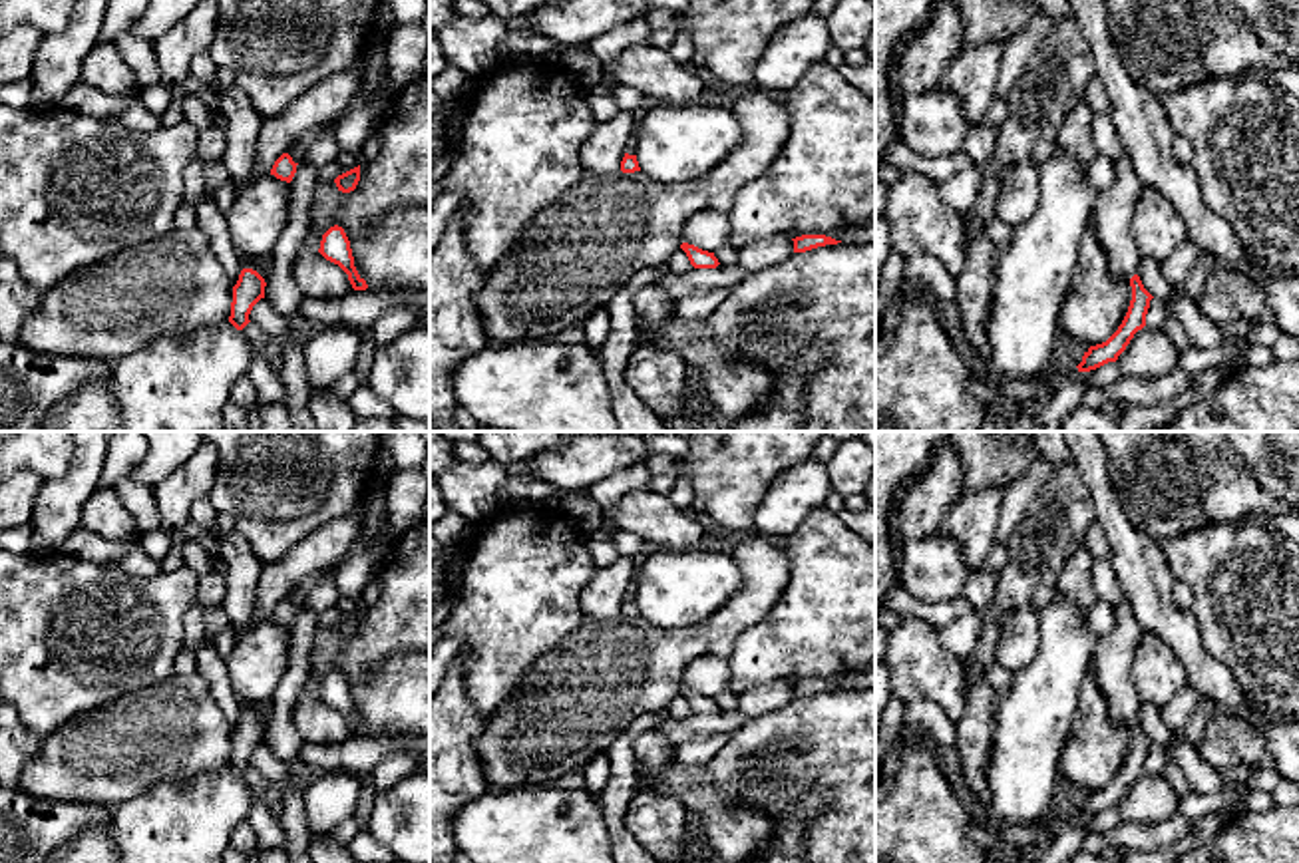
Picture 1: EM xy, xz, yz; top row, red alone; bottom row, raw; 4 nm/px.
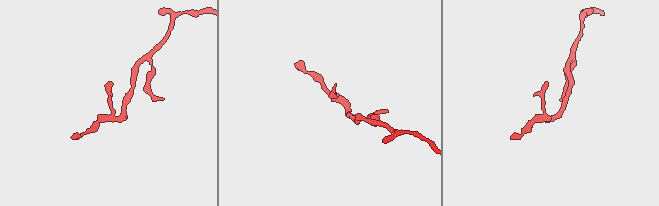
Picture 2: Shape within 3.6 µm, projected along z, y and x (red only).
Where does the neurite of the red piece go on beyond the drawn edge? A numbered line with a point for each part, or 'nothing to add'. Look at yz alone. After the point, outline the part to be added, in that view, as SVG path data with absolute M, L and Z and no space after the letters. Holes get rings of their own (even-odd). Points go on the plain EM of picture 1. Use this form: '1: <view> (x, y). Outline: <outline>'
nothing to add

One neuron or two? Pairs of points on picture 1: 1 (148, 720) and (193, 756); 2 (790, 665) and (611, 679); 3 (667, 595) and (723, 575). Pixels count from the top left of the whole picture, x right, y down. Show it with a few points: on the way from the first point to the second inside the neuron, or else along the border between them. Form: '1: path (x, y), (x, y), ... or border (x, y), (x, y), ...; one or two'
1: path (160, 732), (170, 732), (182, 744); one
2: border (756, 621), (741, 635), (727, 659); two
3: path (681, 589), (709, 575); one

